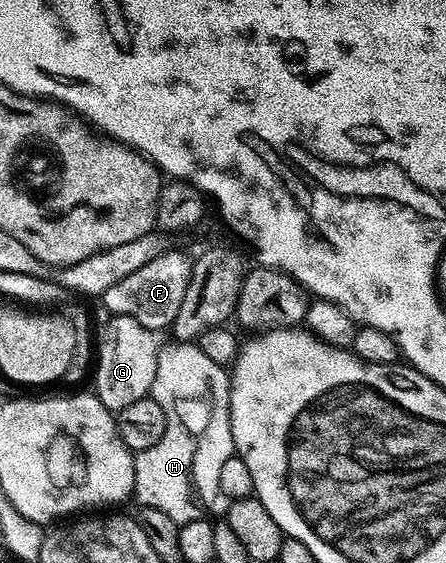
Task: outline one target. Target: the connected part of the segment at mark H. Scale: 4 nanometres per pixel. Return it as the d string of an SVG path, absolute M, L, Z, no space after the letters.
M165 342L158 353L158 369L154 373L154 385L152 386L150 397L154 401L158 401L158 405L162 405L162 413L166 413L166 433L162 433L162 441L158 441L158 445L150 445L150 449L135 452L136 461L136 490L134 499L140 507L149 507L150 509L162 509L162 513L166 513L166 517L170 517L175 523L189 523L195 519L205 518L208 506L215 499L218 499L220 490L218 489L218 476L221 473L223 463L228 460L234 453L232 446L232 430L230 429L230 375L225 368L218 365L218 361L210 361L210 357L206 357L206 353L202 353L199 342Z

